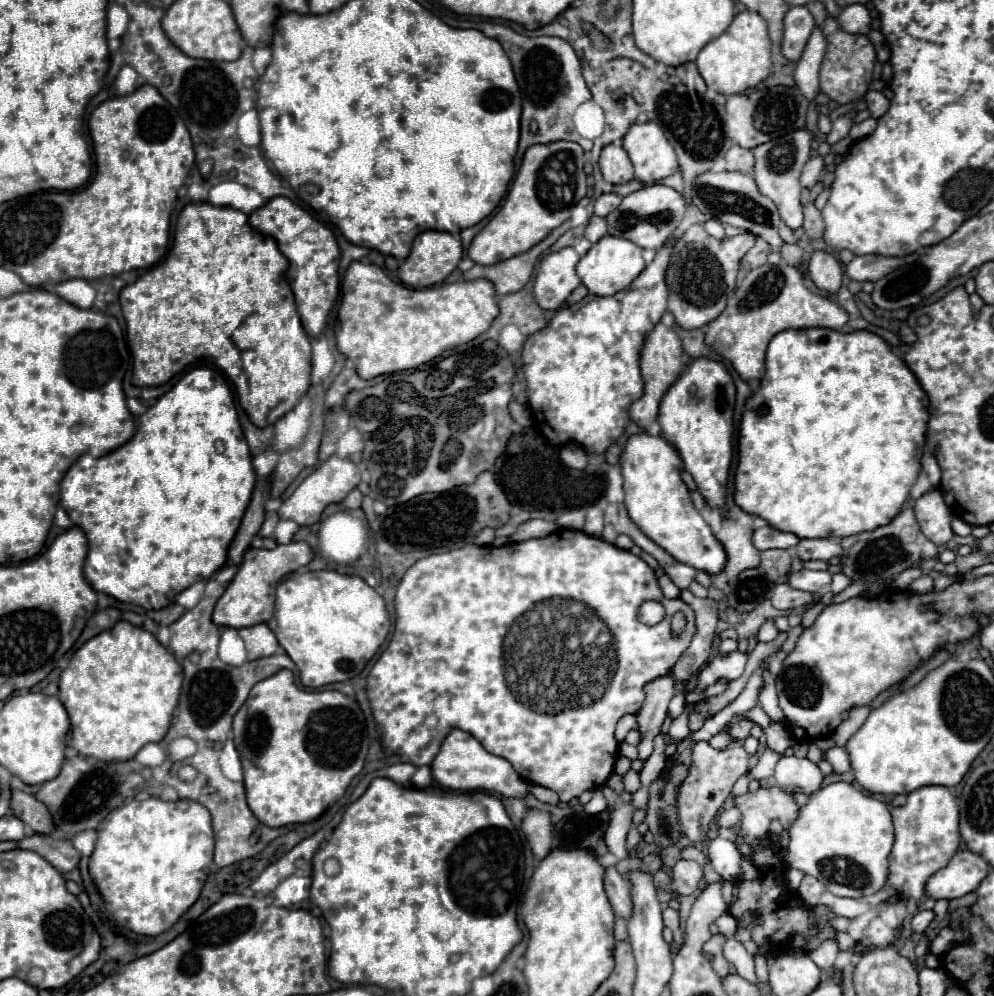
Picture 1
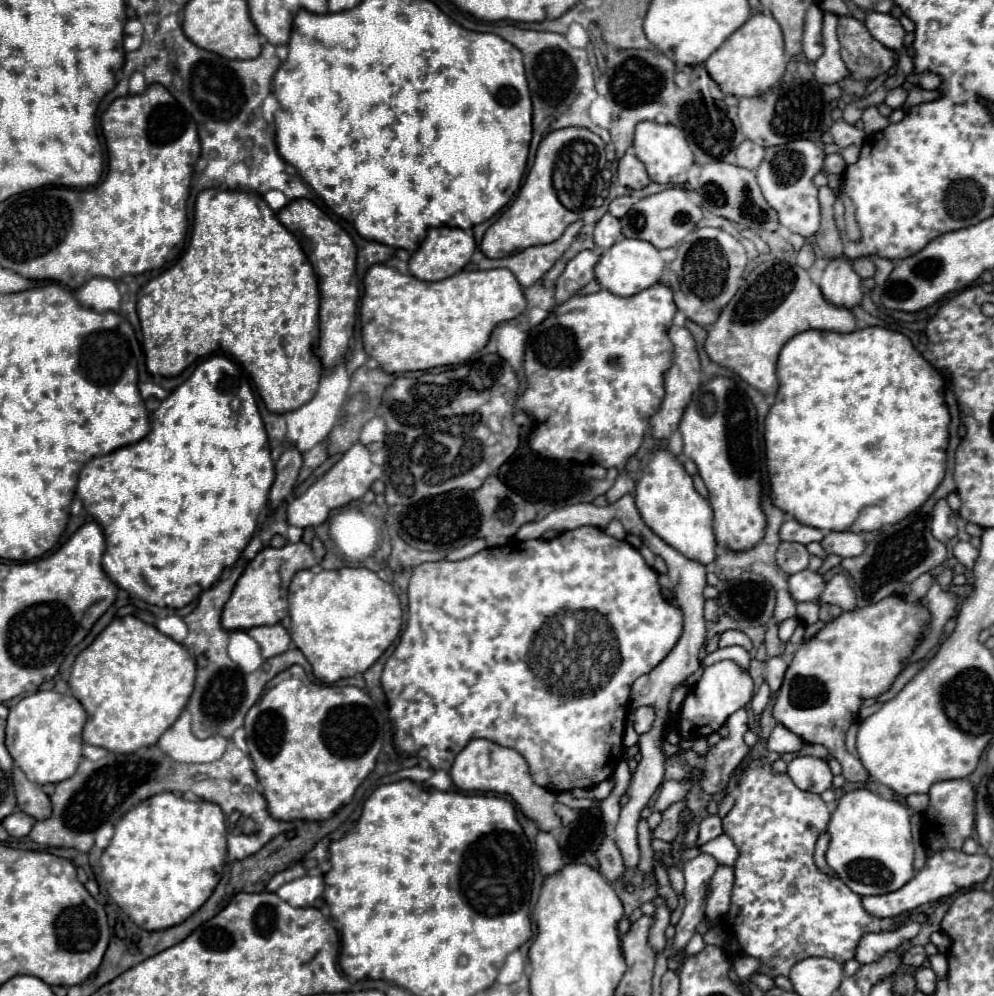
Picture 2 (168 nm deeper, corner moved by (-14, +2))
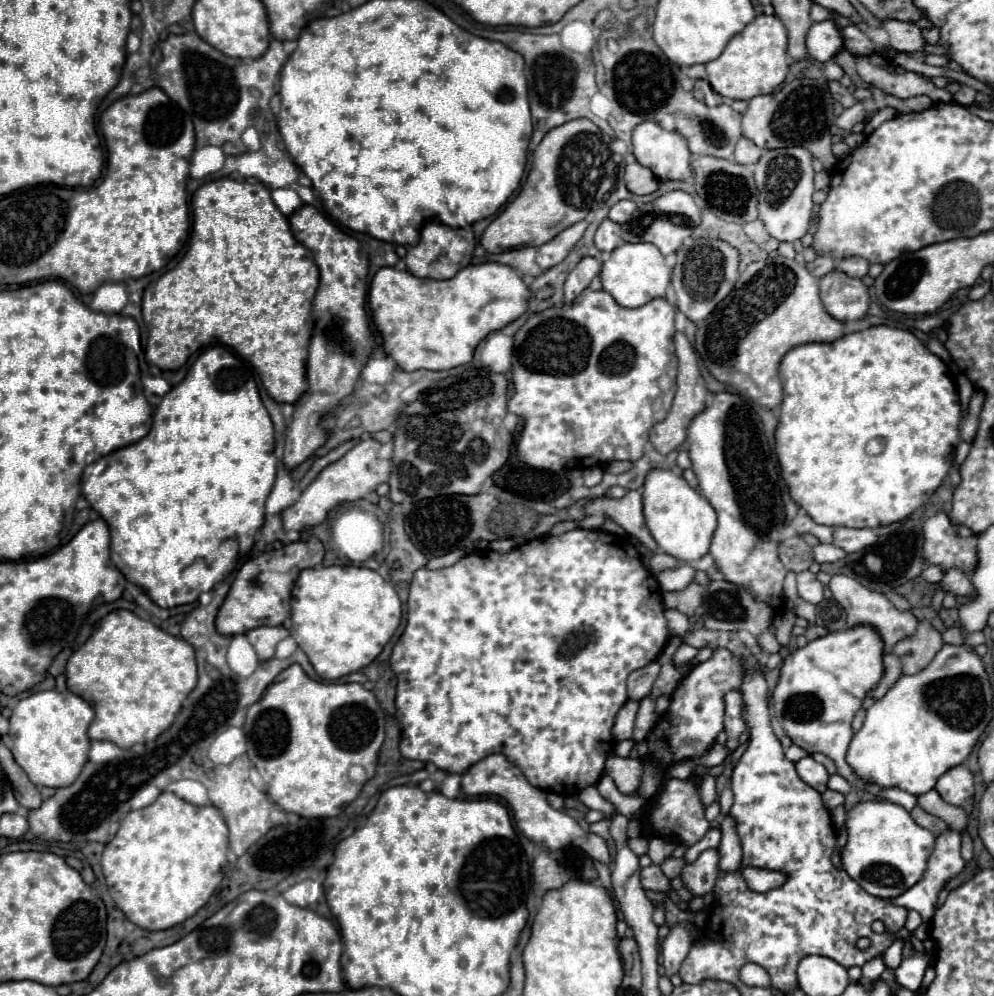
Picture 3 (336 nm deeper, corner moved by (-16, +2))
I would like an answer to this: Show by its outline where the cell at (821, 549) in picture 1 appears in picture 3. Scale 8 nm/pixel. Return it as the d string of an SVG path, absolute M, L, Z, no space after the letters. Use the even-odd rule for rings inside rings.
M836 527L832 545L844 549L846 553L858 553L860 549L866 549L876 541L876 535L872 529L850 529L850 527Z

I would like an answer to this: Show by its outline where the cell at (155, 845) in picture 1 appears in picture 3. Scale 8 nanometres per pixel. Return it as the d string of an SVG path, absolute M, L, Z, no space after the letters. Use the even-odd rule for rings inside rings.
M164 791L150 807L130 811L102 853L102 871L118 909L142 929L162 931L190 919L218 889L226 869L228 827L214 805L198 807Z

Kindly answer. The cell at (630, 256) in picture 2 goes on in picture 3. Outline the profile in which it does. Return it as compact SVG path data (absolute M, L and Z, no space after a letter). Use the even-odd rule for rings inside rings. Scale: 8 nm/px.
M624 243L616 247L610 257L602 263L602 285L618 305L622 307L640 307L656 297L666 297L666 291L672 284L671 268L664 262L664 255L656 249L656 245L648 243Z

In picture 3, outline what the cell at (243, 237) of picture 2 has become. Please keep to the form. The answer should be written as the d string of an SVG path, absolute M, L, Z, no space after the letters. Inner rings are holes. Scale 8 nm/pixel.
M230 177L204 183L192 197L192 213L194 227L186 257L144 291L142 315L150 331L146 359L162 371L176 371L192 353L220 341L258 371L270 399L294 405L308 391L306 357L312 335L308 319L320 281L312 253L292 237L288 219L276 209L270 189L262 183L252 185Z

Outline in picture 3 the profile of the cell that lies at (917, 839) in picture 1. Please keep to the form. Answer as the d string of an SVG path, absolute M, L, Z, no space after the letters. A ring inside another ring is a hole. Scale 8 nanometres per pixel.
M958 765L950 769L948 773L944 773L936 783L936 791L946 803L954 807L962 807L966 813L972 813L974 779L972 779L972 773L964 765Z

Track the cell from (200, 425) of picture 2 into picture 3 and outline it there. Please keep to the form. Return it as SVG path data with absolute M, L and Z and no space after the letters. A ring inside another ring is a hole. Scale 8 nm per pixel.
M216 345L216 347L202 351L198 355L198 359L194 361L194 365L190 367L186 379L182 383L178 383L176 387L172 387L164 395L160 407L154 413L152 429L144 439L140 439L128 447L122 447L110 455L104 455L104 457L100 457L100 461L86 465L84 473L82 473L82 495L110 527L110 535L112 535L110 557L112 557L114 565L124 573L124 577L128 581L142 587L146 591L146 595L156 605L168 609L168 607L186 605L186 603L196 601L200 597L200 593L210 591L218 581L222 581L236 567L236 563L242 555L250 553L252 543L254 543L254 535L260 531L260 527L264 523L264 515L266 515L264 503L274 487L276 473L278 473L278 459L274 457L274 427L272 427L266 407L260 401L254 371L252 371L250 363L246 363L242 357L232 353L228 347Z

